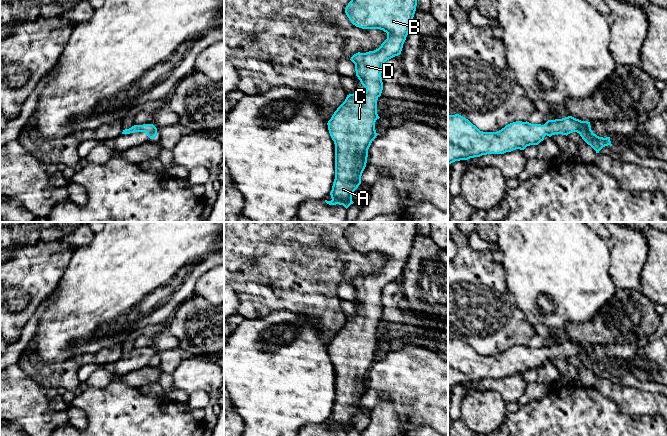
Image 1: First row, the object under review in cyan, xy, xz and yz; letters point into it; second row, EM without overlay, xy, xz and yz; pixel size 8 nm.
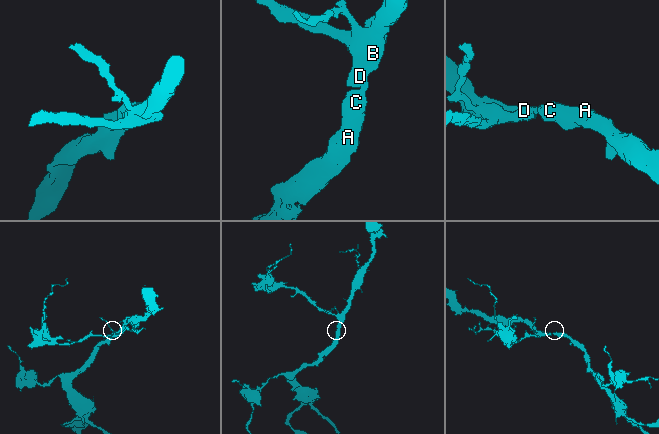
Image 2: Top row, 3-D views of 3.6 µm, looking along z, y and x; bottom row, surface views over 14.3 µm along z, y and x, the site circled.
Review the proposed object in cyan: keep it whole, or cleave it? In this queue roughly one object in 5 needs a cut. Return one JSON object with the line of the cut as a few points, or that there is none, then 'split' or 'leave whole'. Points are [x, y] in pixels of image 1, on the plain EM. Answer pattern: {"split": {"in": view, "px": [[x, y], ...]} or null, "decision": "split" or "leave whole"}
{"split": null, "decision": "leave whole"}

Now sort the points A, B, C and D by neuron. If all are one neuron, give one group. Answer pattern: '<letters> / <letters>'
A B C D

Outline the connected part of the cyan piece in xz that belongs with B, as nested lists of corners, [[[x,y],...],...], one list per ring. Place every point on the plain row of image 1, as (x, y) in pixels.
[[[352,222],[345,232],[345,237],[353,249],[362,253],[383,254],[387,257],[387,263],[378,273],[366,277],[358,276],[351,281],[350,284],[355,288],[356,300],[366,312],[366,316],[347,319],[327,347],[335,368],[335,403],[330,416],[332,424],[325,424],[329,429],[339,428],[347,433],[354,427],[352,417],[361,408],[368,373],[378,359],[375,346],[380,342],[377,338],[377,324],[383,314],[382,291],[387,284],[401,278],[413,247],[416,230],[417,222]]]

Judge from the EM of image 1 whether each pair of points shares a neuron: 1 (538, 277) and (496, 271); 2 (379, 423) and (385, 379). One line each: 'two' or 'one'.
1: two
2: two

